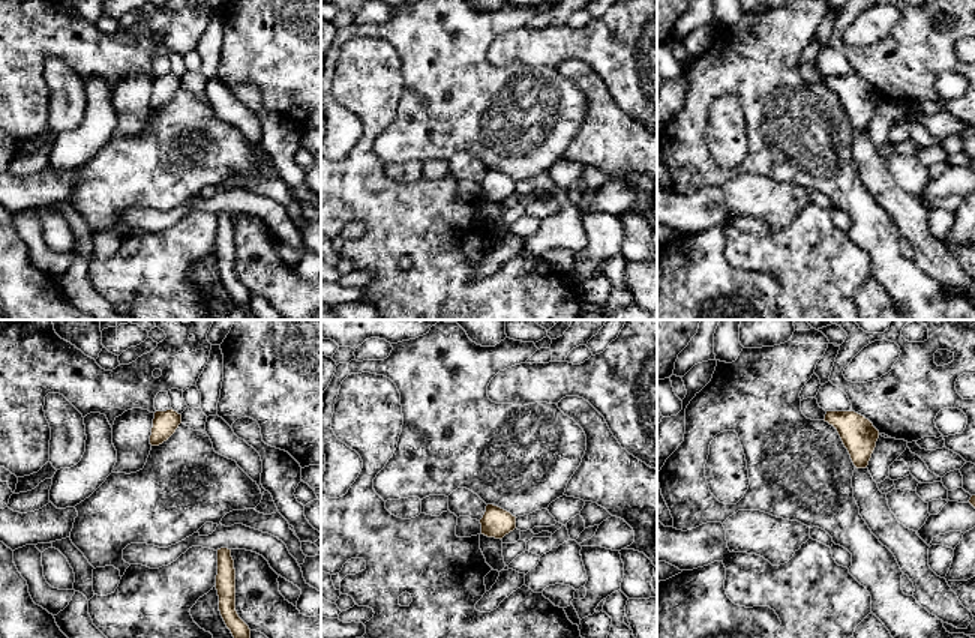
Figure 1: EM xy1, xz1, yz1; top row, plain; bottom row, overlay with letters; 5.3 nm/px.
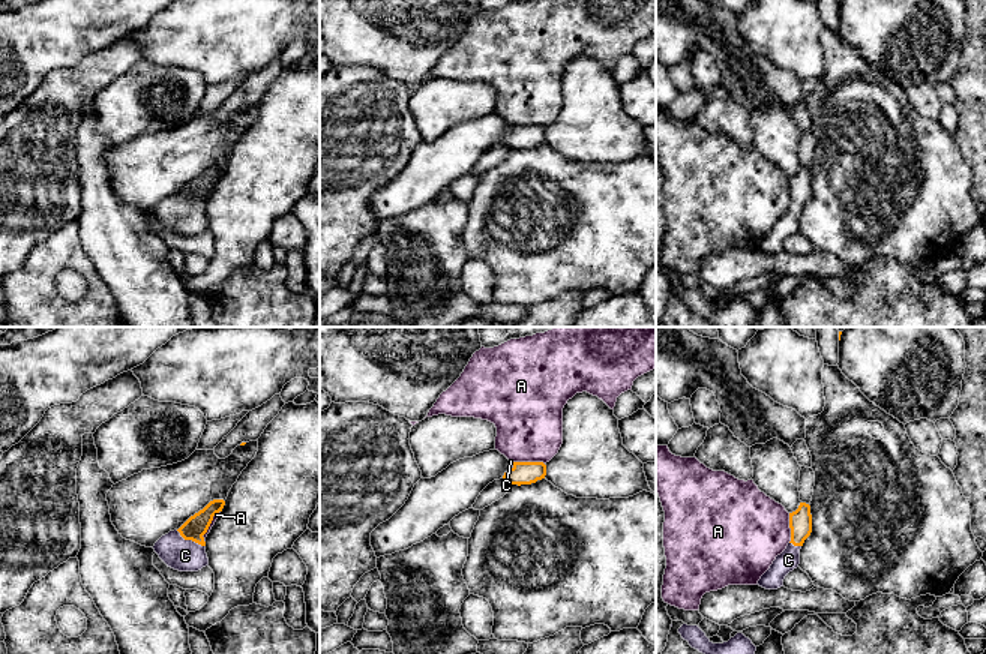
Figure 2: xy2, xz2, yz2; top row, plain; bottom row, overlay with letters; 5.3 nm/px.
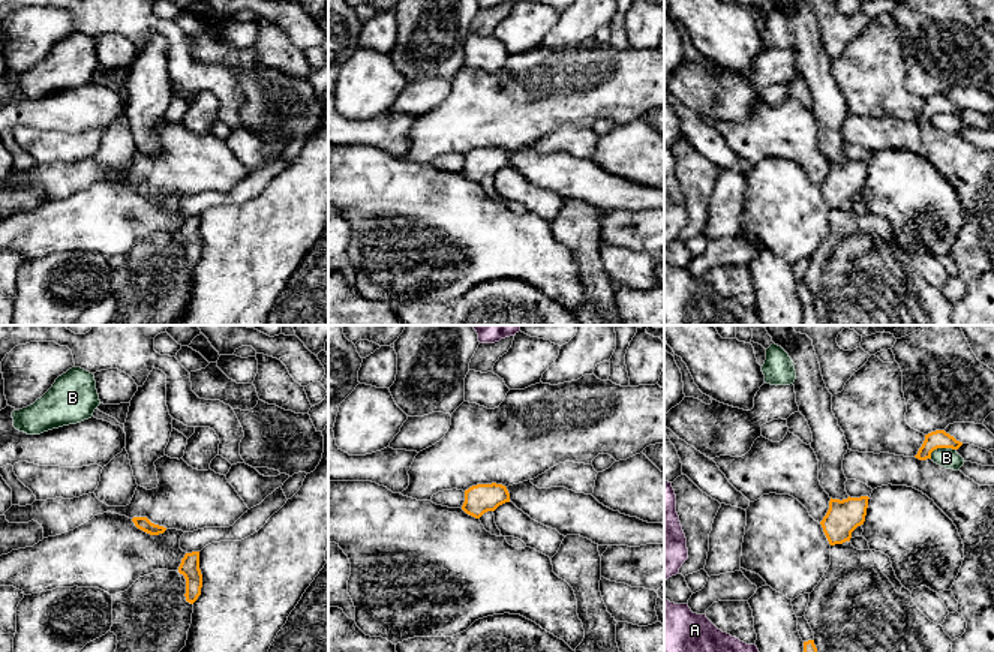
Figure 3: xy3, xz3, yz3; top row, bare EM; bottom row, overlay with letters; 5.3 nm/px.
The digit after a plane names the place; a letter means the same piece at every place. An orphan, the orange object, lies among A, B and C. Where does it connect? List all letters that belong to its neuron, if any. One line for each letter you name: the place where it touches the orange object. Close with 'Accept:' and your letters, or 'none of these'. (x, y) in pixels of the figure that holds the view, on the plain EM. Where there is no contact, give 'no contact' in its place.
C: xy2 (191, 203)
Accept: C

